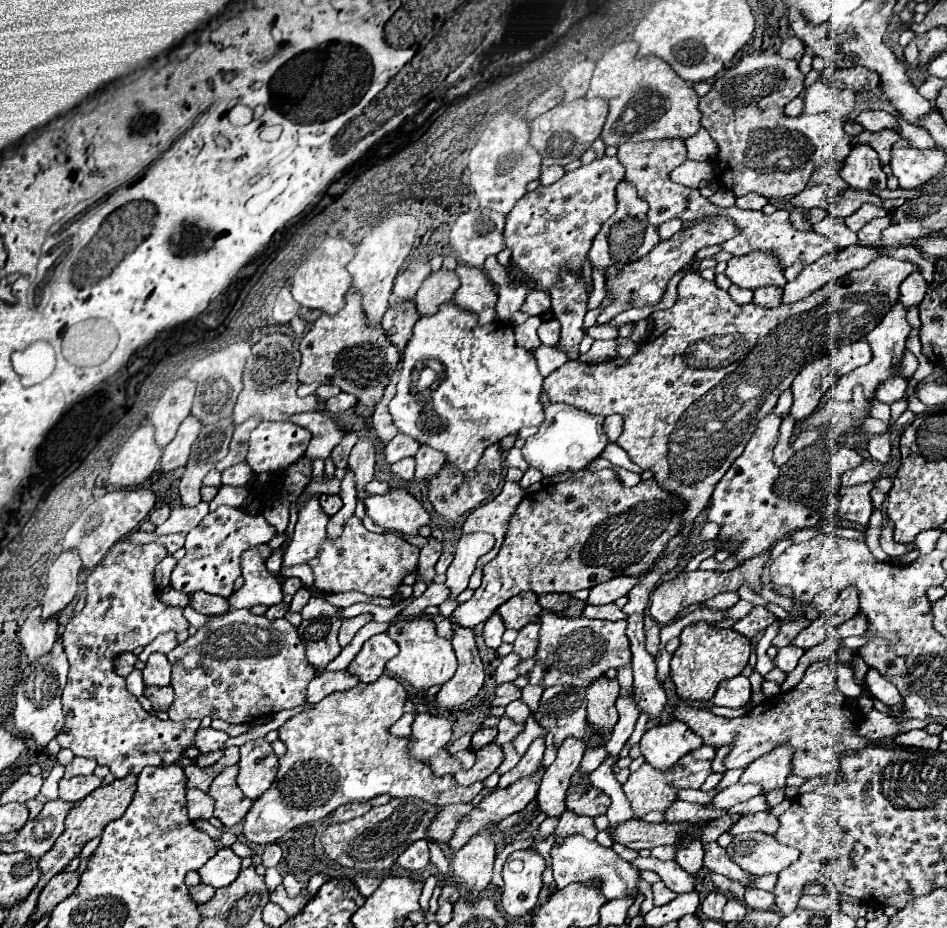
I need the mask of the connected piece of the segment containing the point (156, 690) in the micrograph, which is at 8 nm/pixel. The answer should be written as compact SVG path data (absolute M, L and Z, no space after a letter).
M145 686L143 696L151 700L155 710L167 710L171 706L171 702L173 702L173 688L171 686L165 686L165 688Z

